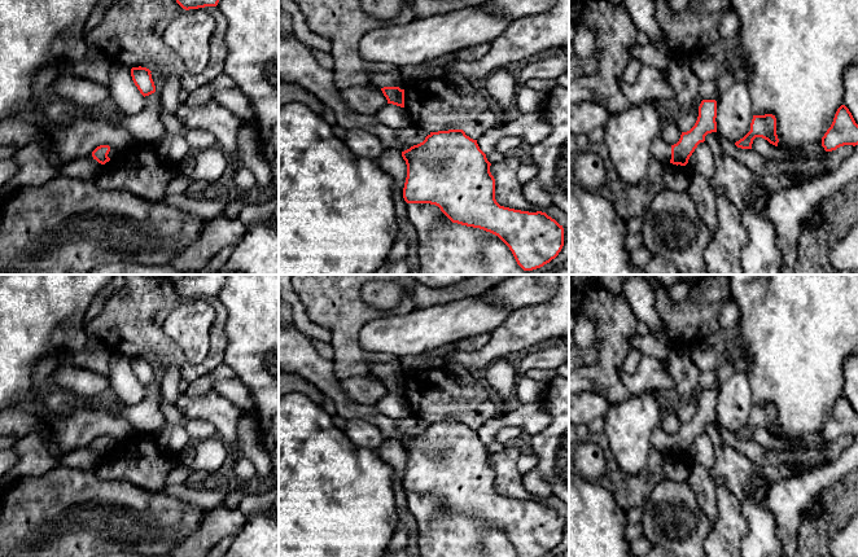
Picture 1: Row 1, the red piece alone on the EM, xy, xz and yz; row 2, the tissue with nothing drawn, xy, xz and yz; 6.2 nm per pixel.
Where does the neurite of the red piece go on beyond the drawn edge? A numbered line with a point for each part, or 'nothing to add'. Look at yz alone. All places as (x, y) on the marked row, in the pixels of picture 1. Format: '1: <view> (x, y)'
1: yz (660, 149)

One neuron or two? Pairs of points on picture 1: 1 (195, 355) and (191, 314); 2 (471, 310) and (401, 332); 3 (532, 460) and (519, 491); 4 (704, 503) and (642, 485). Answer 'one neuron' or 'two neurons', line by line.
1: one neuron
2: one neuron
3: two neurons
4: two neurons

